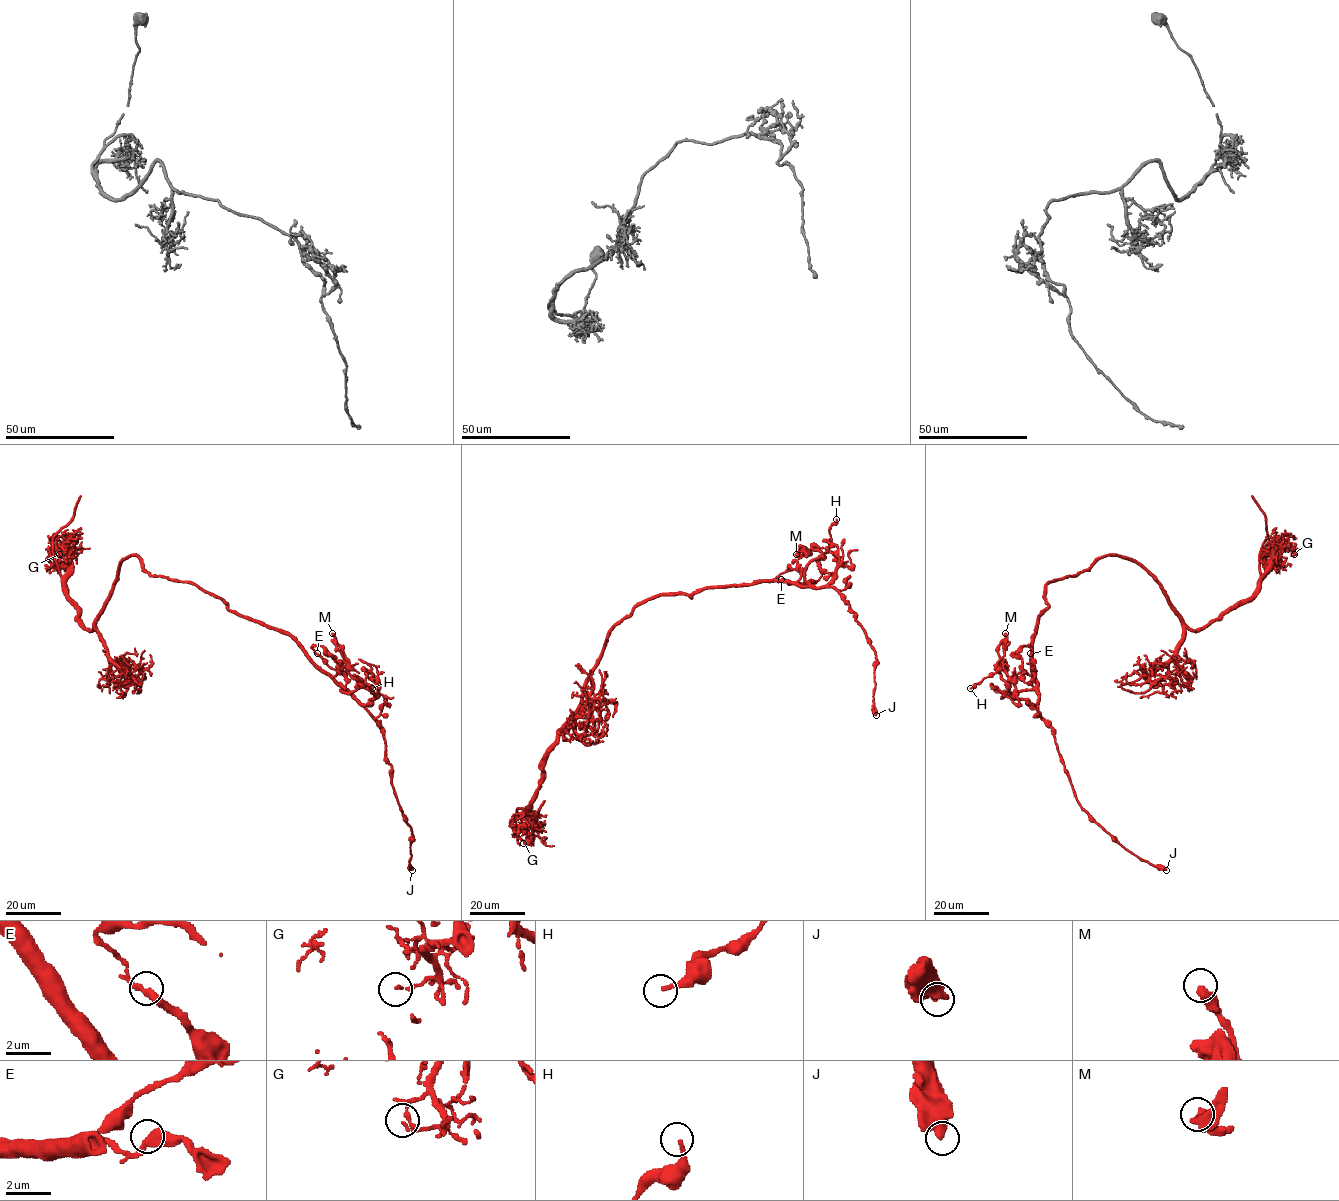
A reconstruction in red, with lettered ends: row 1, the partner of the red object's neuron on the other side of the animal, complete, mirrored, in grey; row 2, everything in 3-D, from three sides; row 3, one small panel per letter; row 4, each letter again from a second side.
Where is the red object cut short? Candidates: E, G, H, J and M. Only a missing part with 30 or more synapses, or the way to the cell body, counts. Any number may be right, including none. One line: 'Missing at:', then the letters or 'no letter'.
Missing at: no letter

